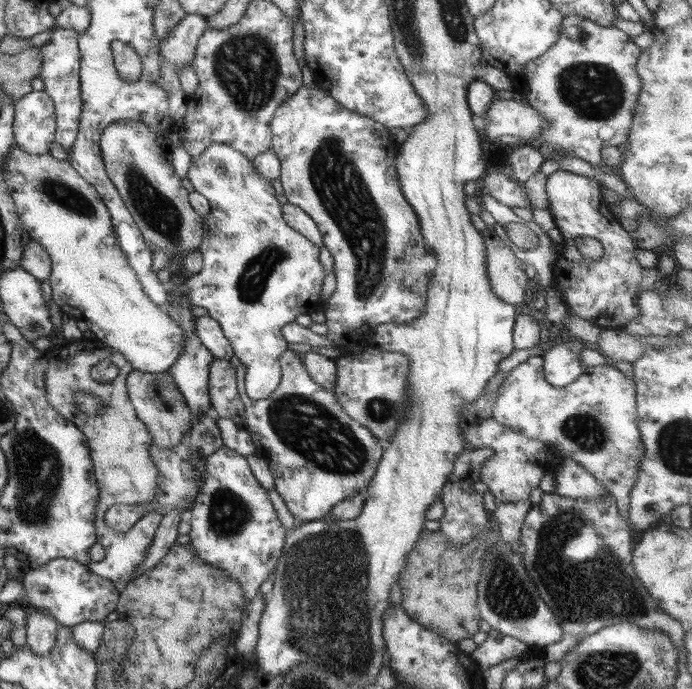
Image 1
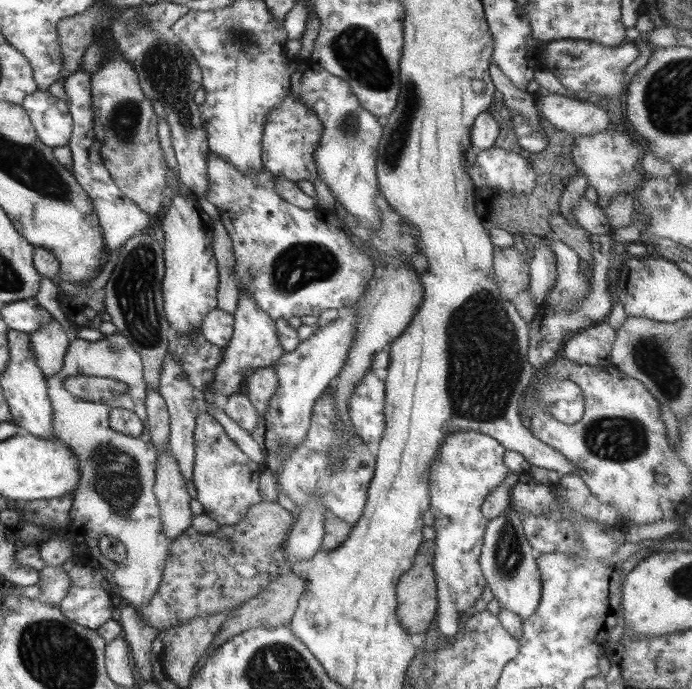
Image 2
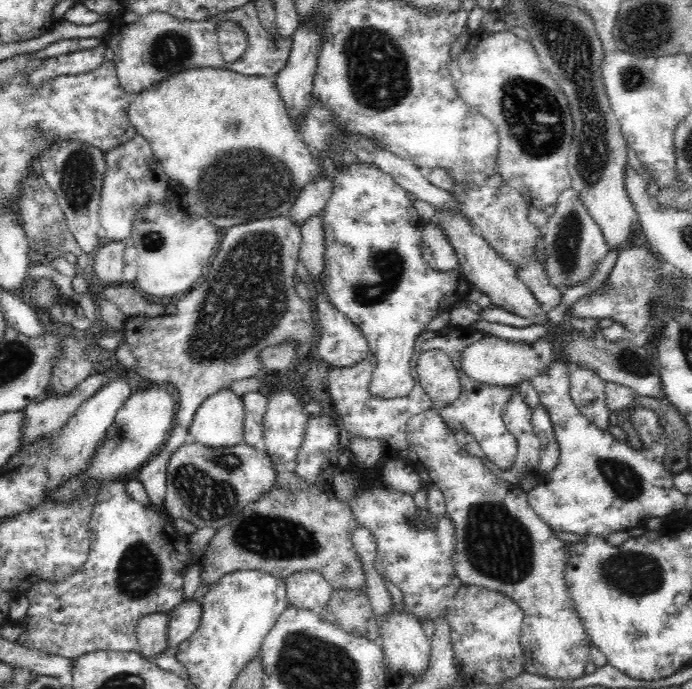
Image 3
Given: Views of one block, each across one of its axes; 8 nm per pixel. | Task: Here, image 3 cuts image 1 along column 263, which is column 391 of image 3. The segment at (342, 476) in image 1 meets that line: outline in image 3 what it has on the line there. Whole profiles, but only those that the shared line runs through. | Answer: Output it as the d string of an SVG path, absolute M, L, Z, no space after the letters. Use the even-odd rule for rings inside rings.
M455 327L436 332L424 331L416 338L414 353L411 358L412 376L414 377L413 387L408 396L404 398L384 399L372 396L369 391L369 382L377 367L377 358L370 354L364 360L357 362L348 368L333 367L327 374L327 395L331 398L334 408L340 413L344 428L348 431L348 438L364 436L376 438L383 444L383 450L379 464L388 459L407 460L409 456L409 443L407 442L407 422L415 414L423 413L428 409L435 408L429 394L425 391L419 375L417 374L417 360L420 354L428 350L440 350L451 358L454 368L458 371L461 380L460 396L452 402L439 409L440 418L455 433L466 431L472 434L481 447L481 454L484 454L495 468L506 470L514 464L518 441L504 425L503 408L509 396L516 390L512 386L496 385L488 388L485 385L477 384L470 380L461 368L461 356L465 348L480 336L488 336L485 331L475 332L470 327Z

